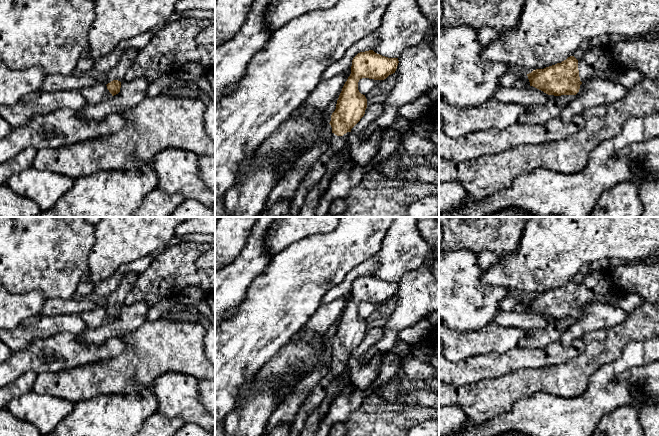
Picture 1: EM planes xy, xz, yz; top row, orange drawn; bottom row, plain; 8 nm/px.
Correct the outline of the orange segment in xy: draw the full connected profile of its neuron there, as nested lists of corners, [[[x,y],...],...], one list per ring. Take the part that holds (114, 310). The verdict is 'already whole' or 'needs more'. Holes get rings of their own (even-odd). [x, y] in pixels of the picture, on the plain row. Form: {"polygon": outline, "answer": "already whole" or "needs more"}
{"polygon": [[[126,273],[120,281],[117,288],[107,297],[107,313],[112,320],[120,316],[121,307],[125,305],[125,300],[129,292],[132,290],[138,274]]], "answer": "needs more"}

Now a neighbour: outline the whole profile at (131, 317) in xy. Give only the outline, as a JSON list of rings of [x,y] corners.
[[[144,301],[132,305],[123,305],[120,316],[111,323],[97,329],[84,330],[77,336],[79,341],[95,343],[101,345],[112,337],[122,337],[138,329],[143,323],[147,322],[147,313],[150,306]]]

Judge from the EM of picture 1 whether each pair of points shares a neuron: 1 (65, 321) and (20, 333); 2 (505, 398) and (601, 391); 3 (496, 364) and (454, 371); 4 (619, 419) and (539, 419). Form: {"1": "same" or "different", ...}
{"1": "same", "2": "different", "3": "same", "4": "different"}

